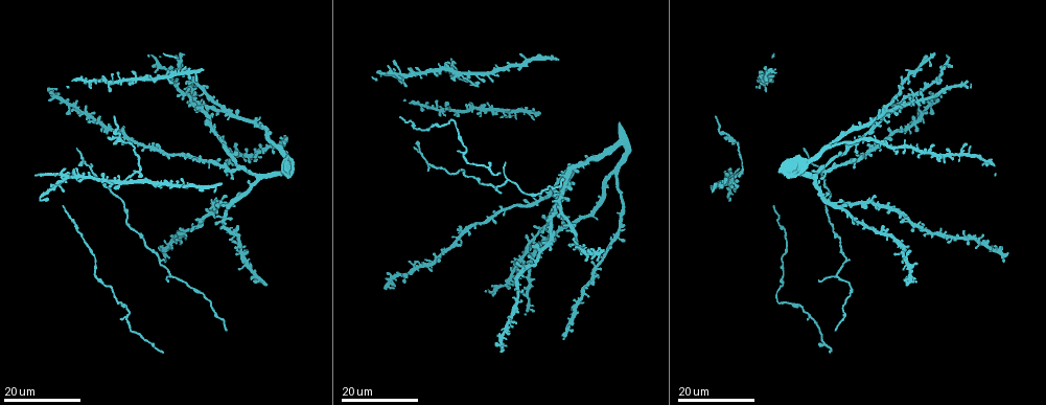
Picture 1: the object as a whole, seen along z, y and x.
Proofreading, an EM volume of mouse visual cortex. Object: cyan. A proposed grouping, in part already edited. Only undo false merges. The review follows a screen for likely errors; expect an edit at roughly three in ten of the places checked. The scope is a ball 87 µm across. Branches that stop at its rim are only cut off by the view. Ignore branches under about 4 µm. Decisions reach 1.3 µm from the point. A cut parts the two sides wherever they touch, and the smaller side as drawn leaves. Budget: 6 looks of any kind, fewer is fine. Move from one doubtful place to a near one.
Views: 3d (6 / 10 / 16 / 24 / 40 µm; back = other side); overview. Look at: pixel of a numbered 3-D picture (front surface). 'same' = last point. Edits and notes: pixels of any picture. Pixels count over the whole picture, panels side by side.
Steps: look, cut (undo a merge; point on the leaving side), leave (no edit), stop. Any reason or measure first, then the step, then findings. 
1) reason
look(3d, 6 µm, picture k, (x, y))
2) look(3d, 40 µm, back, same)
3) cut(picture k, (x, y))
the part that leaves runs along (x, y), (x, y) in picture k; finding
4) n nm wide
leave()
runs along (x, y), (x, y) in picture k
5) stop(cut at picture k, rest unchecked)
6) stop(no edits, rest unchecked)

calibre changes
look(3d, 24 µm, picture 1, (101, 285))

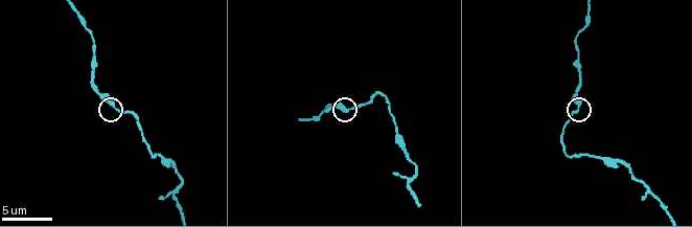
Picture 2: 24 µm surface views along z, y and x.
look(3d, 10 µm, picture 2, (580, 107))

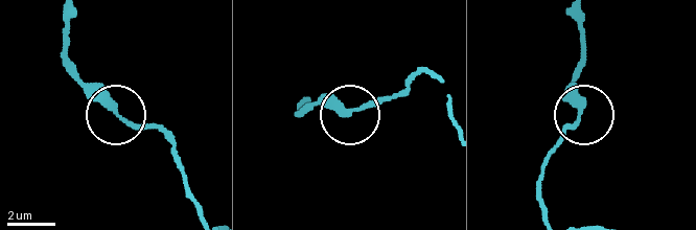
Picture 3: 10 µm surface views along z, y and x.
leave()
runs along (70, 19), (65, 54), (70, 72), (107, 109), (170, 142) in picture 3; one cell here

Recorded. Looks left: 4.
three-way junction
look(3d, 16 µm, picture 1, (836, 276))

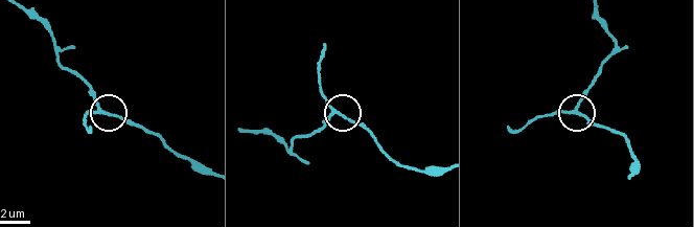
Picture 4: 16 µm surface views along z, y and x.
look(3d, 10 µm, picture 4, (575, 110))

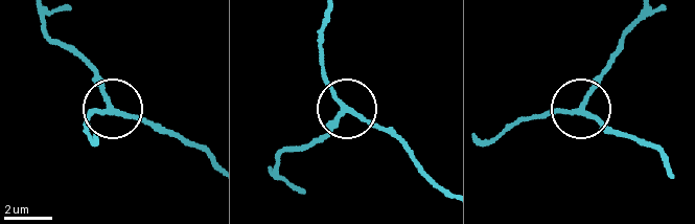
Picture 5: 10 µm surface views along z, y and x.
3 arms
leave()
all the same cell

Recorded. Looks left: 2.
branch point
look(3d, 24 µm, picture 1, (124, 182))

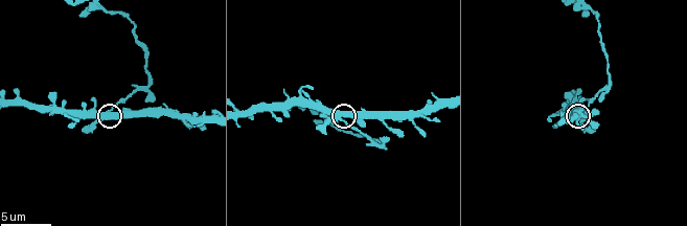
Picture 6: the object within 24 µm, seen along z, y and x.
look(3d, 6 µm, picture 6, (339, 119))

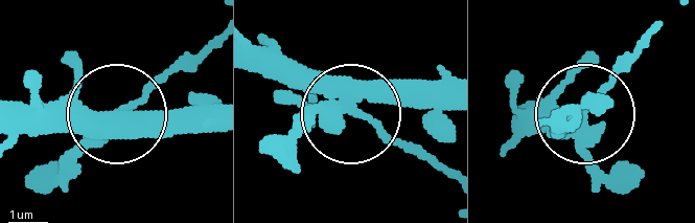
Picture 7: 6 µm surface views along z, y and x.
side arm 73 µm
cut(picture 7, (145, 102))
the part that leaves runs along (330, 104), (357, 107), (407, 151), (447, 163) in picture 7; a second cell is stuck on

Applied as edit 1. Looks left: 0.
stop(cut at picture 7, rest unchecked)

